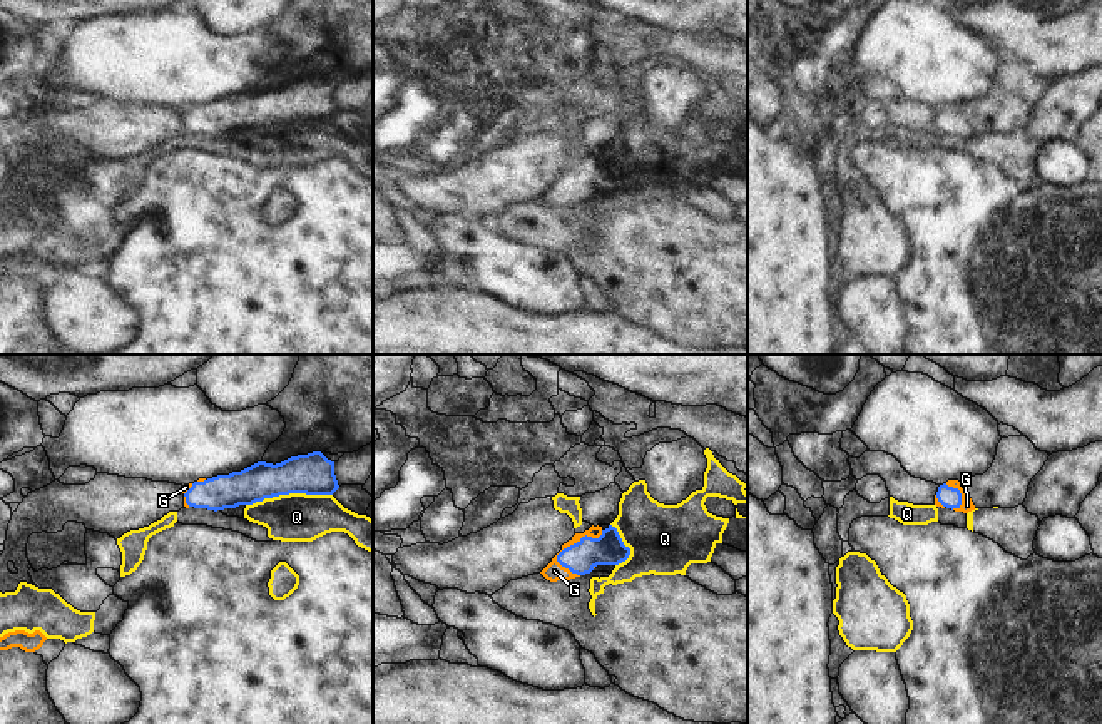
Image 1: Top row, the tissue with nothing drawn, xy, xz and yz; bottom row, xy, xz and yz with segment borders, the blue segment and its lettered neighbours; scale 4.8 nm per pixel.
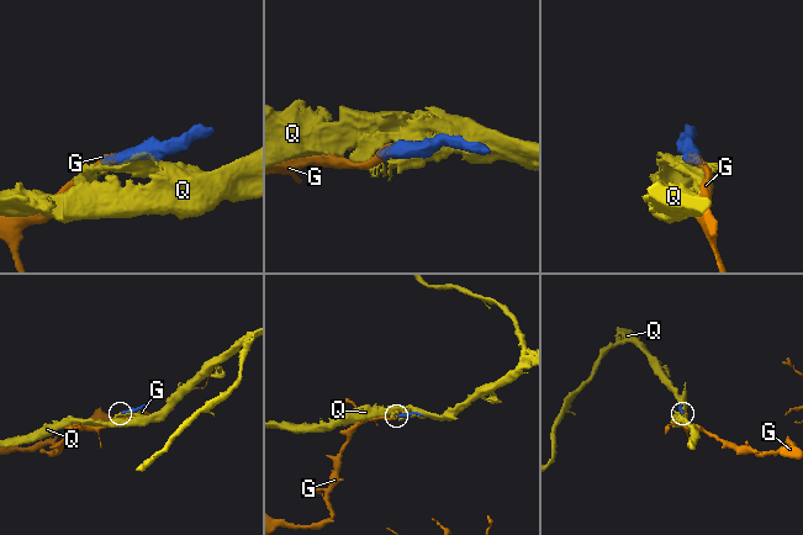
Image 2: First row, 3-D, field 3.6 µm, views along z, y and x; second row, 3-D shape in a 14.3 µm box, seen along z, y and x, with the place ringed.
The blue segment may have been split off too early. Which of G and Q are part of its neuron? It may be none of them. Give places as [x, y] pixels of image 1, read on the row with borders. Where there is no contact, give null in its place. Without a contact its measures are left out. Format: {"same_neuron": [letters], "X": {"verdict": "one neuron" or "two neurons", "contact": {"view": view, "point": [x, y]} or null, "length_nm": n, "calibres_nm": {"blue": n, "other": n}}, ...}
{"same_neuron": ["G"], "G": {"verdict": "one neuron", "contact": {"view": "xz", "point": [577, 542]}, "length_nm": 280, "calibres_nm": {"blue": 150, "other": 90}}, "Q": {"verdict": "two neurons", "contact": {"view": "xy", "point": [288, 494]}, "length_nm": 420, "calibres_nm": {"blue": 200, "other": 240}}}

